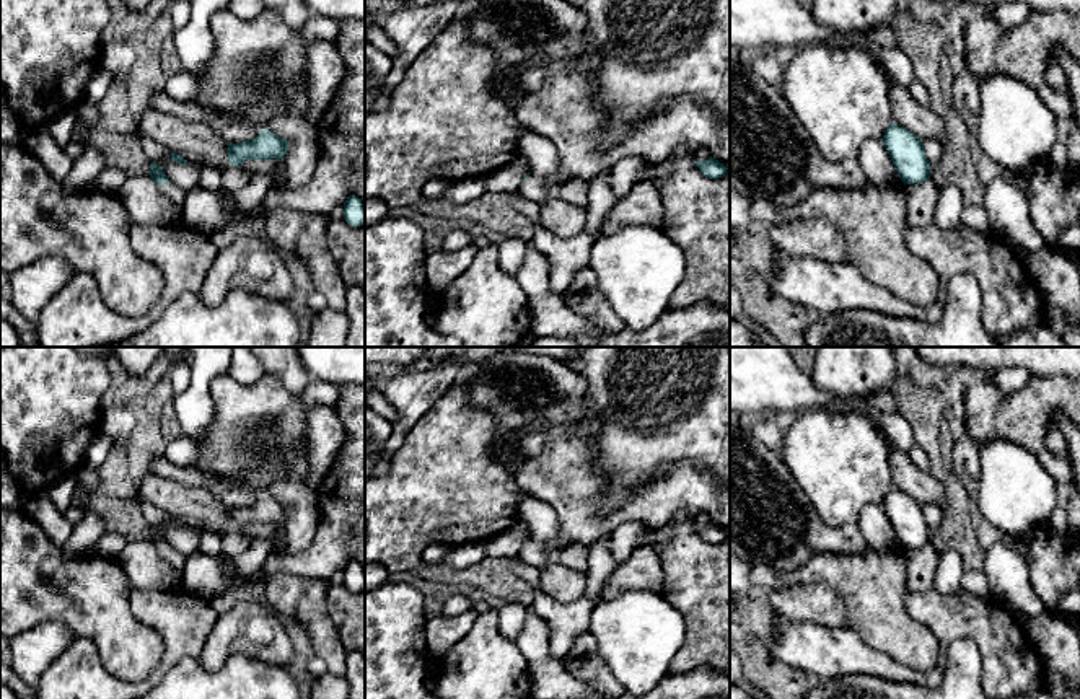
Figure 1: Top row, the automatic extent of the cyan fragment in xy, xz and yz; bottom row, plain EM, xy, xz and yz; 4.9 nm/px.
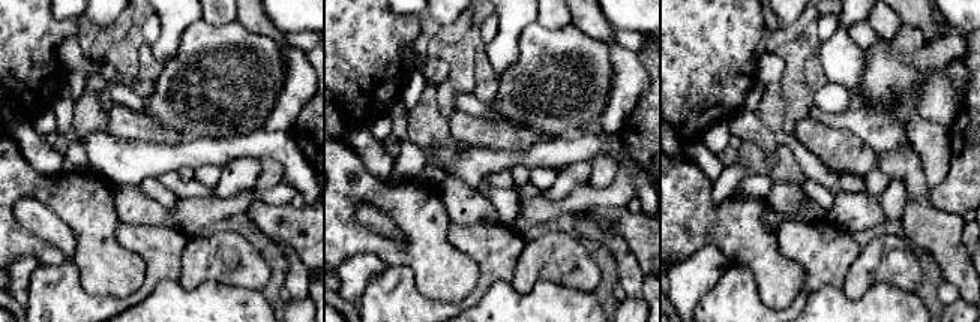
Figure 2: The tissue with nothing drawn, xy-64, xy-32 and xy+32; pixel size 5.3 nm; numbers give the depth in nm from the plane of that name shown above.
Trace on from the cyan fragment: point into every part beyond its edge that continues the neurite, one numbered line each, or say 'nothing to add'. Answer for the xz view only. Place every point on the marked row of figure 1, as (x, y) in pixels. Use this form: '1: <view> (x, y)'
1: xz (533, 188)

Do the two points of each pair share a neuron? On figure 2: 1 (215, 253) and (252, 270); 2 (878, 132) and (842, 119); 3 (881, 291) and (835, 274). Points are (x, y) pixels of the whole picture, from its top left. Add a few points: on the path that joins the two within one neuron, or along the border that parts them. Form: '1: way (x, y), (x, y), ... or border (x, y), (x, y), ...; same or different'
1: way (224, 256), (243, 265); same
2: way (869, 128), (862, 122), (851, 120); same
3: border (841, 286), (823, 285), (806, 298); different

